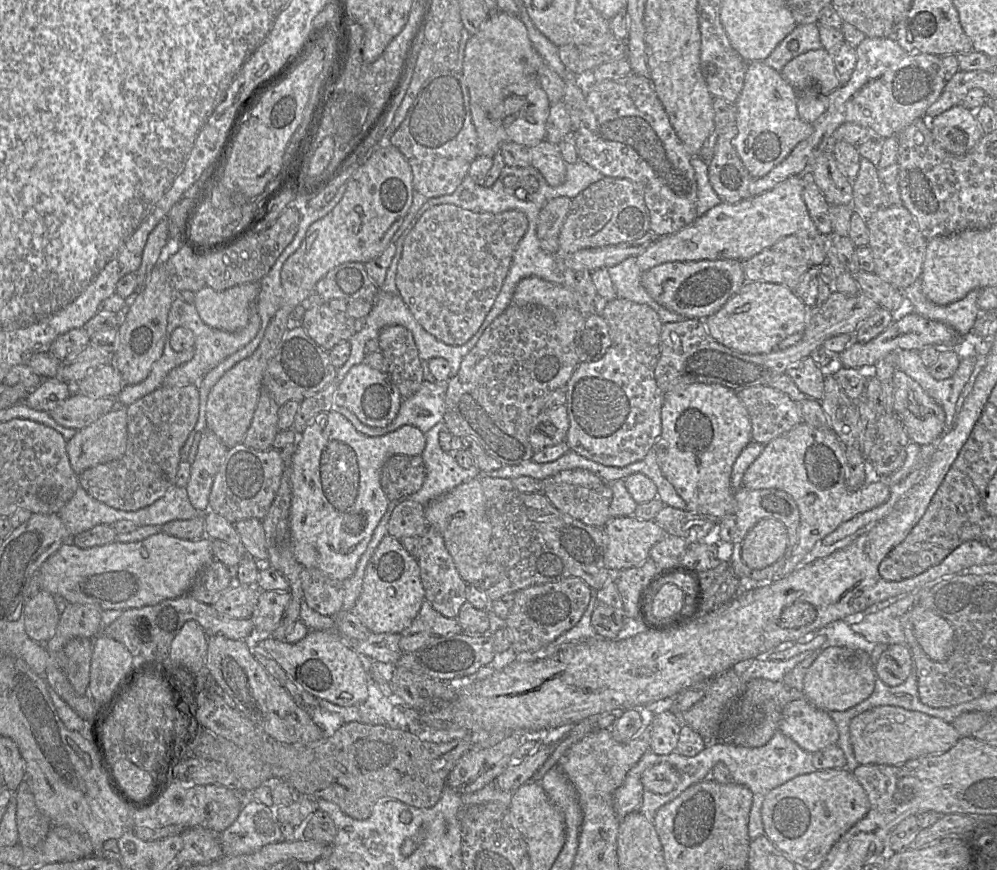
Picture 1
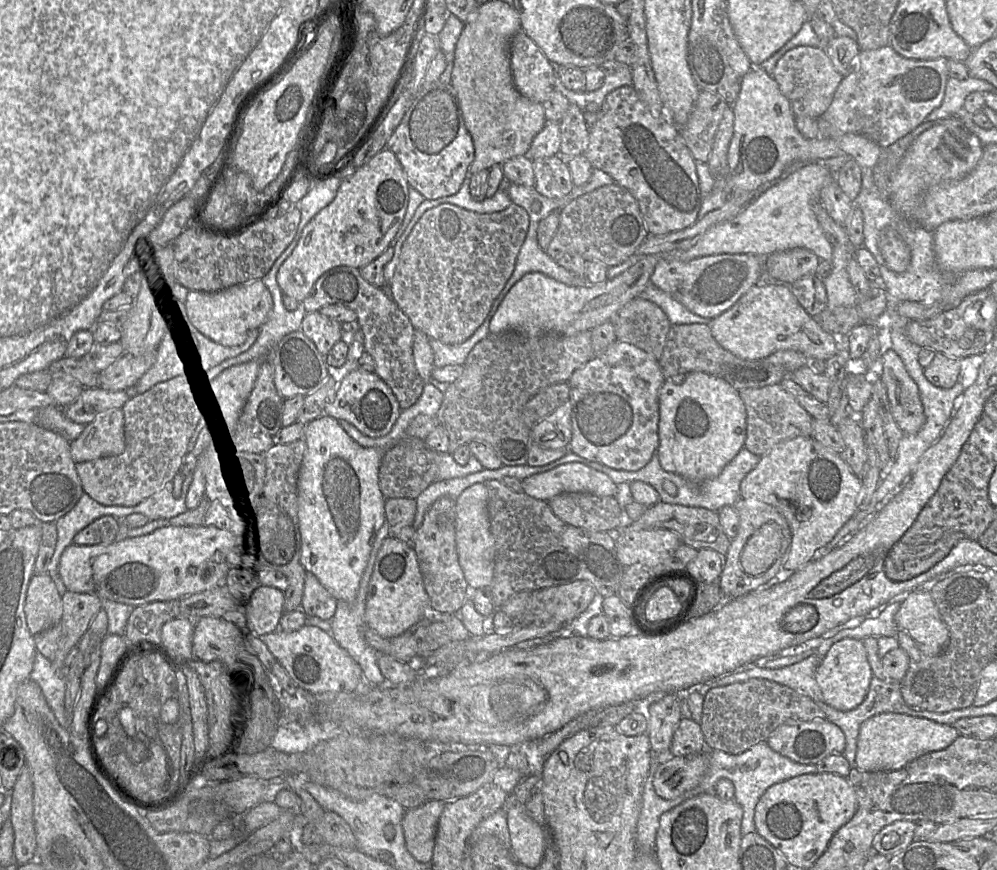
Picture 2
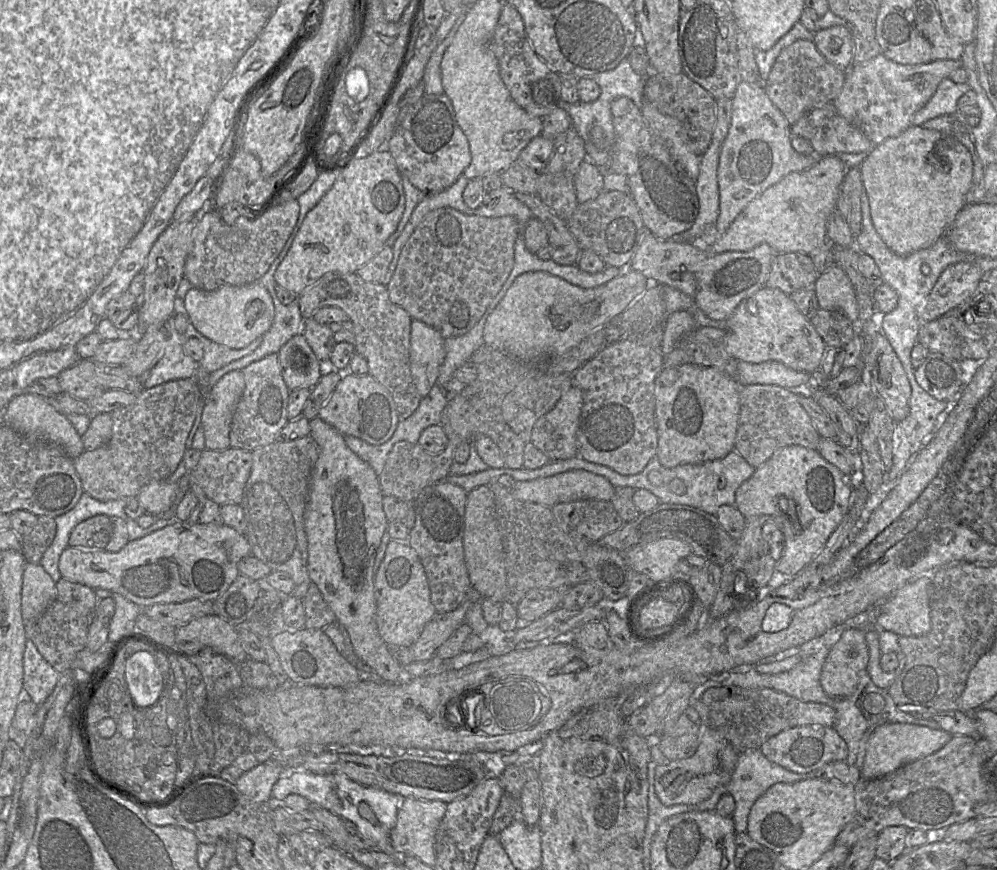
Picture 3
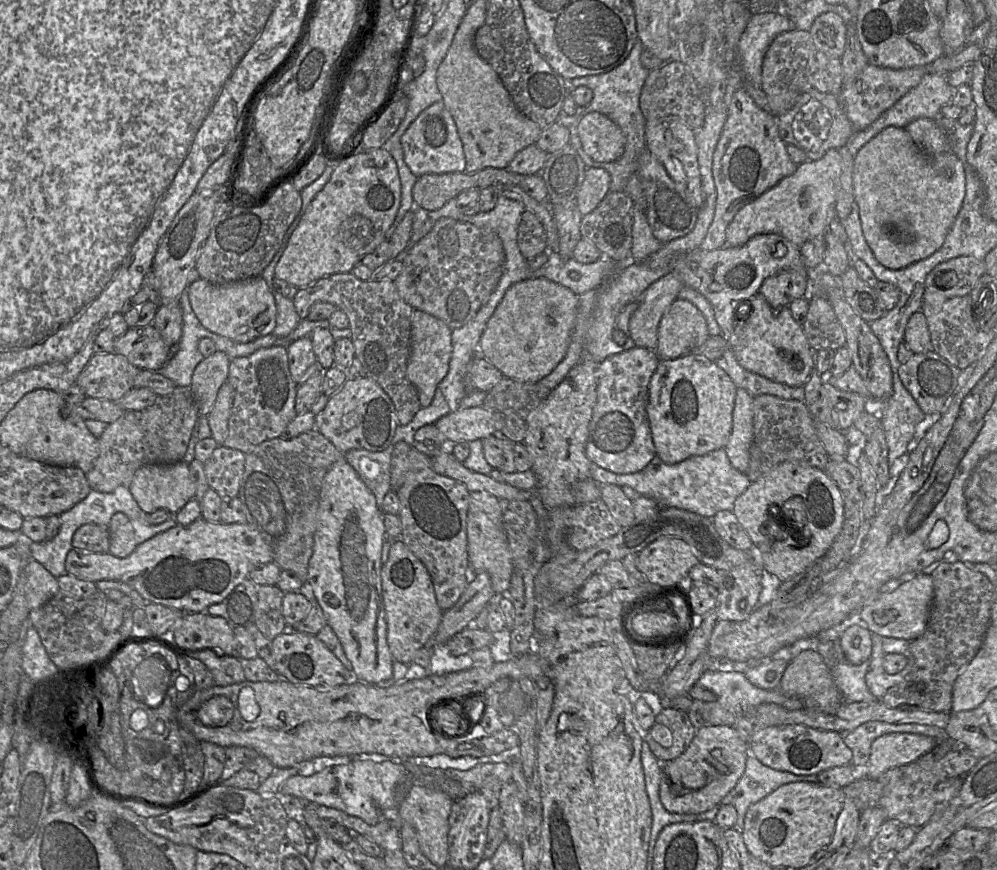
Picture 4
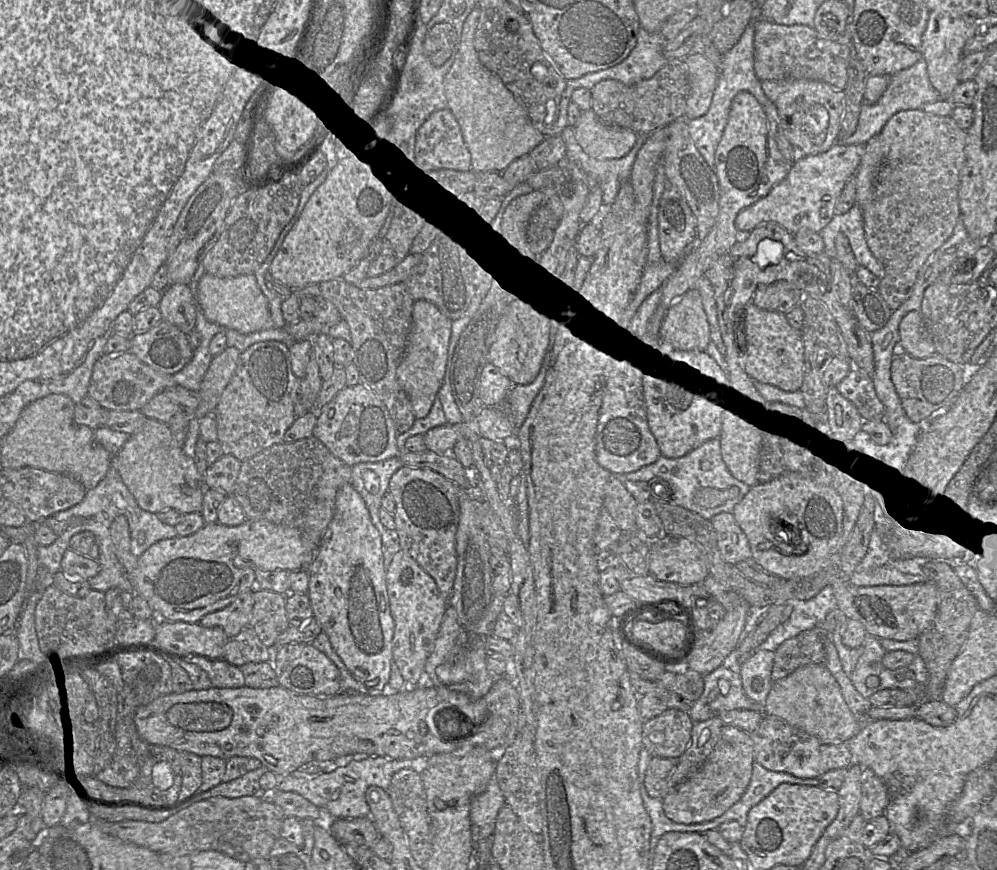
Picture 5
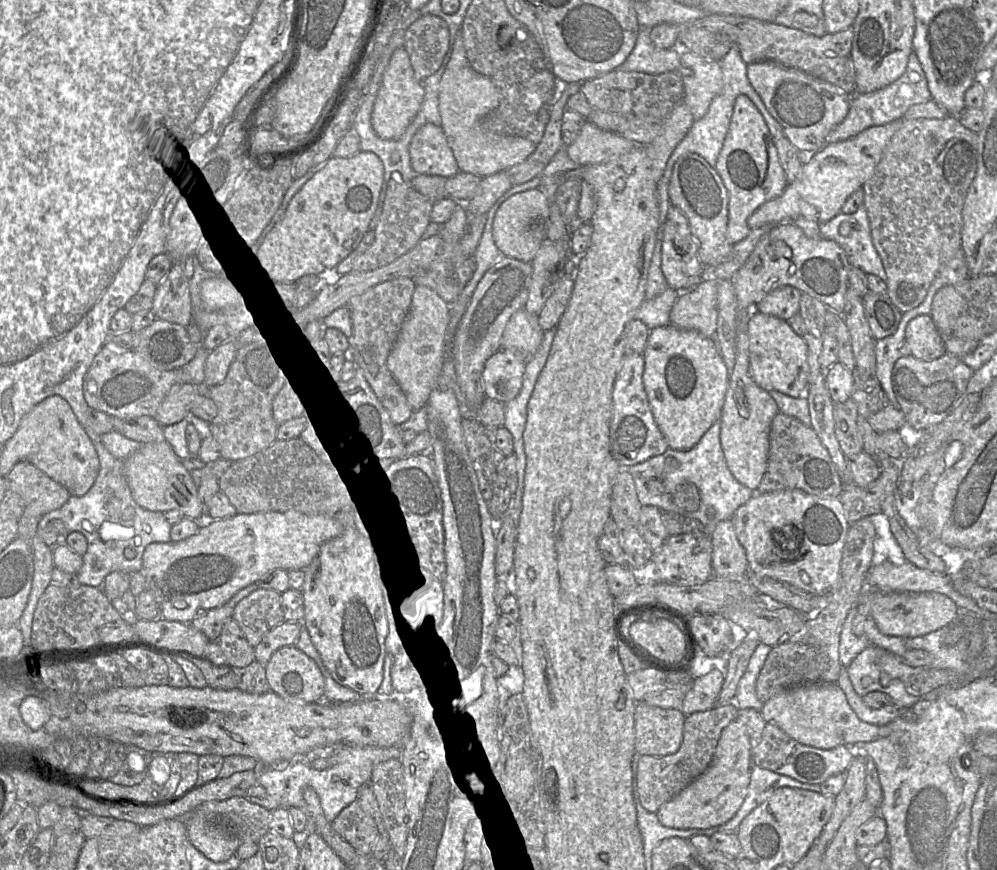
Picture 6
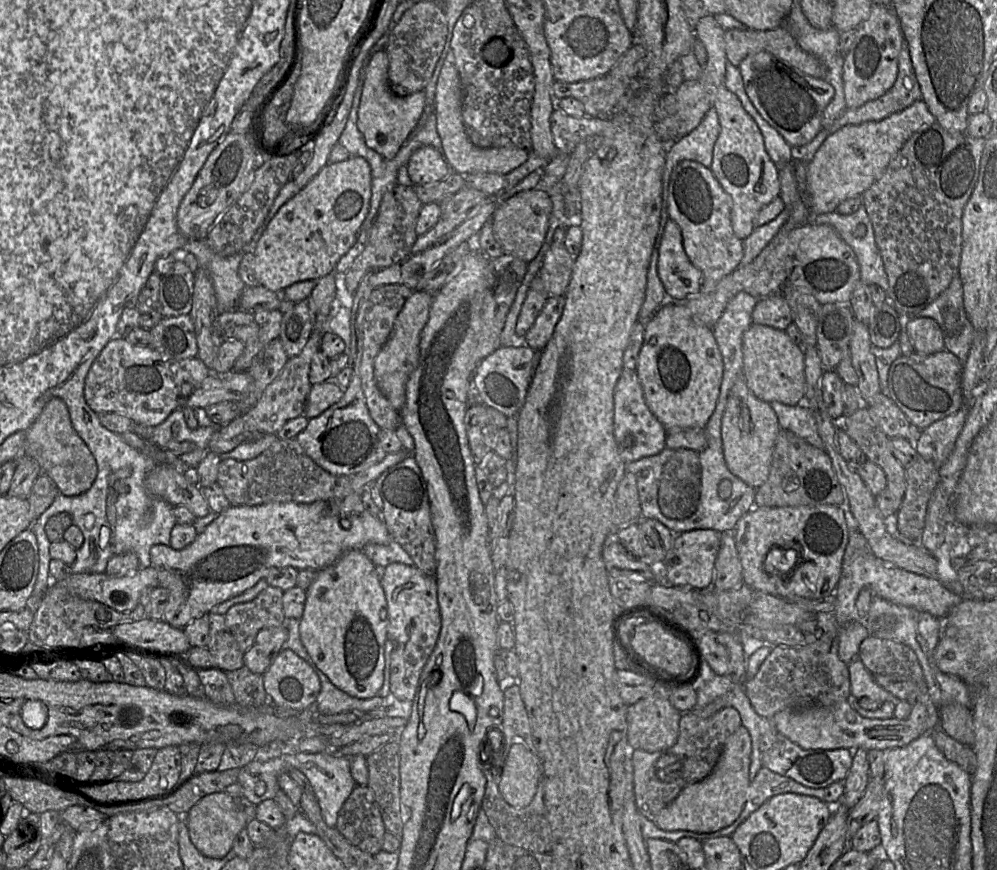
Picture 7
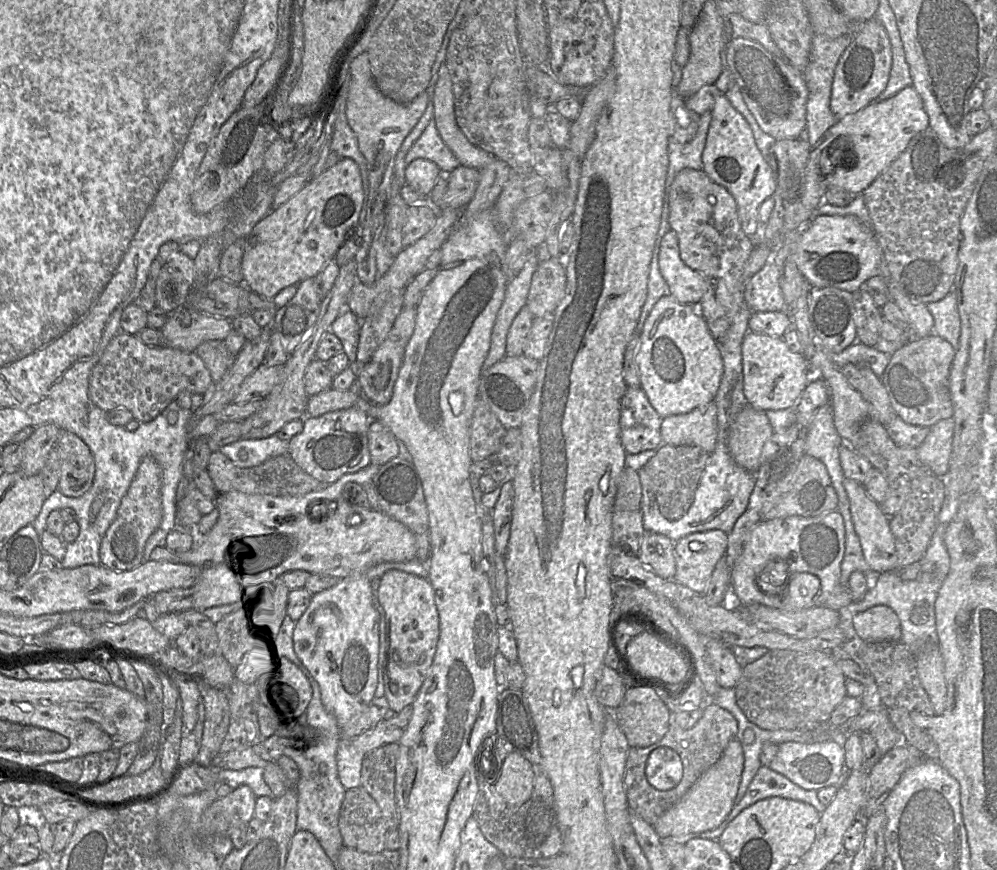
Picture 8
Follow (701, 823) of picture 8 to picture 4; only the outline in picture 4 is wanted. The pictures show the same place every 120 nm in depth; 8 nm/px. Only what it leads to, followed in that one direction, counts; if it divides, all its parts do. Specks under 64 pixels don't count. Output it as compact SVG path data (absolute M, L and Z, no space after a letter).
M705 725L696 730L688 749L665 763L660 779L660 800L671 813L700 814L721 805L722 799L735 788L746 768L749 744L729 725Z

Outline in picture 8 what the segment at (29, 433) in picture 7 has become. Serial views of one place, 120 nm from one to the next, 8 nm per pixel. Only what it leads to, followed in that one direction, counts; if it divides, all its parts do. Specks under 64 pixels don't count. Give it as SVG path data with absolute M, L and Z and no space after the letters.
M66 430L61 431L56 448L60 456L57 490L67 497L82 496L95 478L95 461L90 449L78 436Z

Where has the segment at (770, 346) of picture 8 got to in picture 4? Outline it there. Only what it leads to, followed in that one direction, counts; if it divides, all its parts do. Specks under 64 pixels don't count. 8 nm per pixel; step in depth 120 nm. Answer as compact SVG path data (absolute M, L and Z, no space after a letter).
M759 292L747 302L751 312L744 315L742 305L737 307L734 331L729 338L729 348L738 363L771 381L791 387L804 386L815 370L816 351L810 347L802 325L794 320L789 306L774 309Z

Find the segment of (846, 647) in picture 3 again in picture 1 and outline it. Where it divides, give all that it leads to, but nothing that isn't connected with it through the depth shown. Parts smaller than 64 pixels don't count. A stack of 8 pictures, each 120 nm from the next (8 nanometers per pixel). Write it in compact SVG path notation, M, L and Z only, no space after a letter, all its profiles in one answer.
M828 647L820 651L807 670L803 693L815 707L832 711L845 711L868 699L874 691L877 680L868 653L853 651L845 647Z

